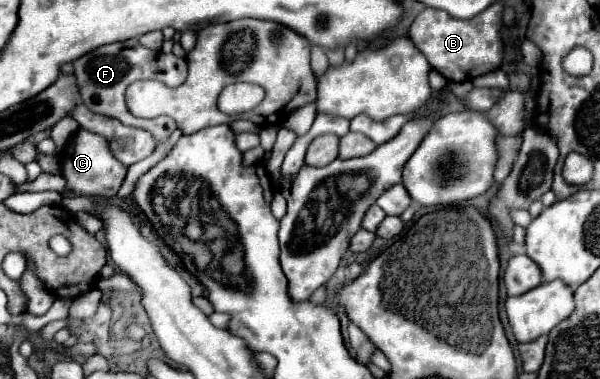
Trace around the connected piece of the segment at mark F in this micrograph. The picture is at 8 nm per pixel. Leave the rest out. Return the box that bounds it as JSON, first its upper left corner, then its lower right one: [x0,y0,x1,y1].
[73,39,187,143]

